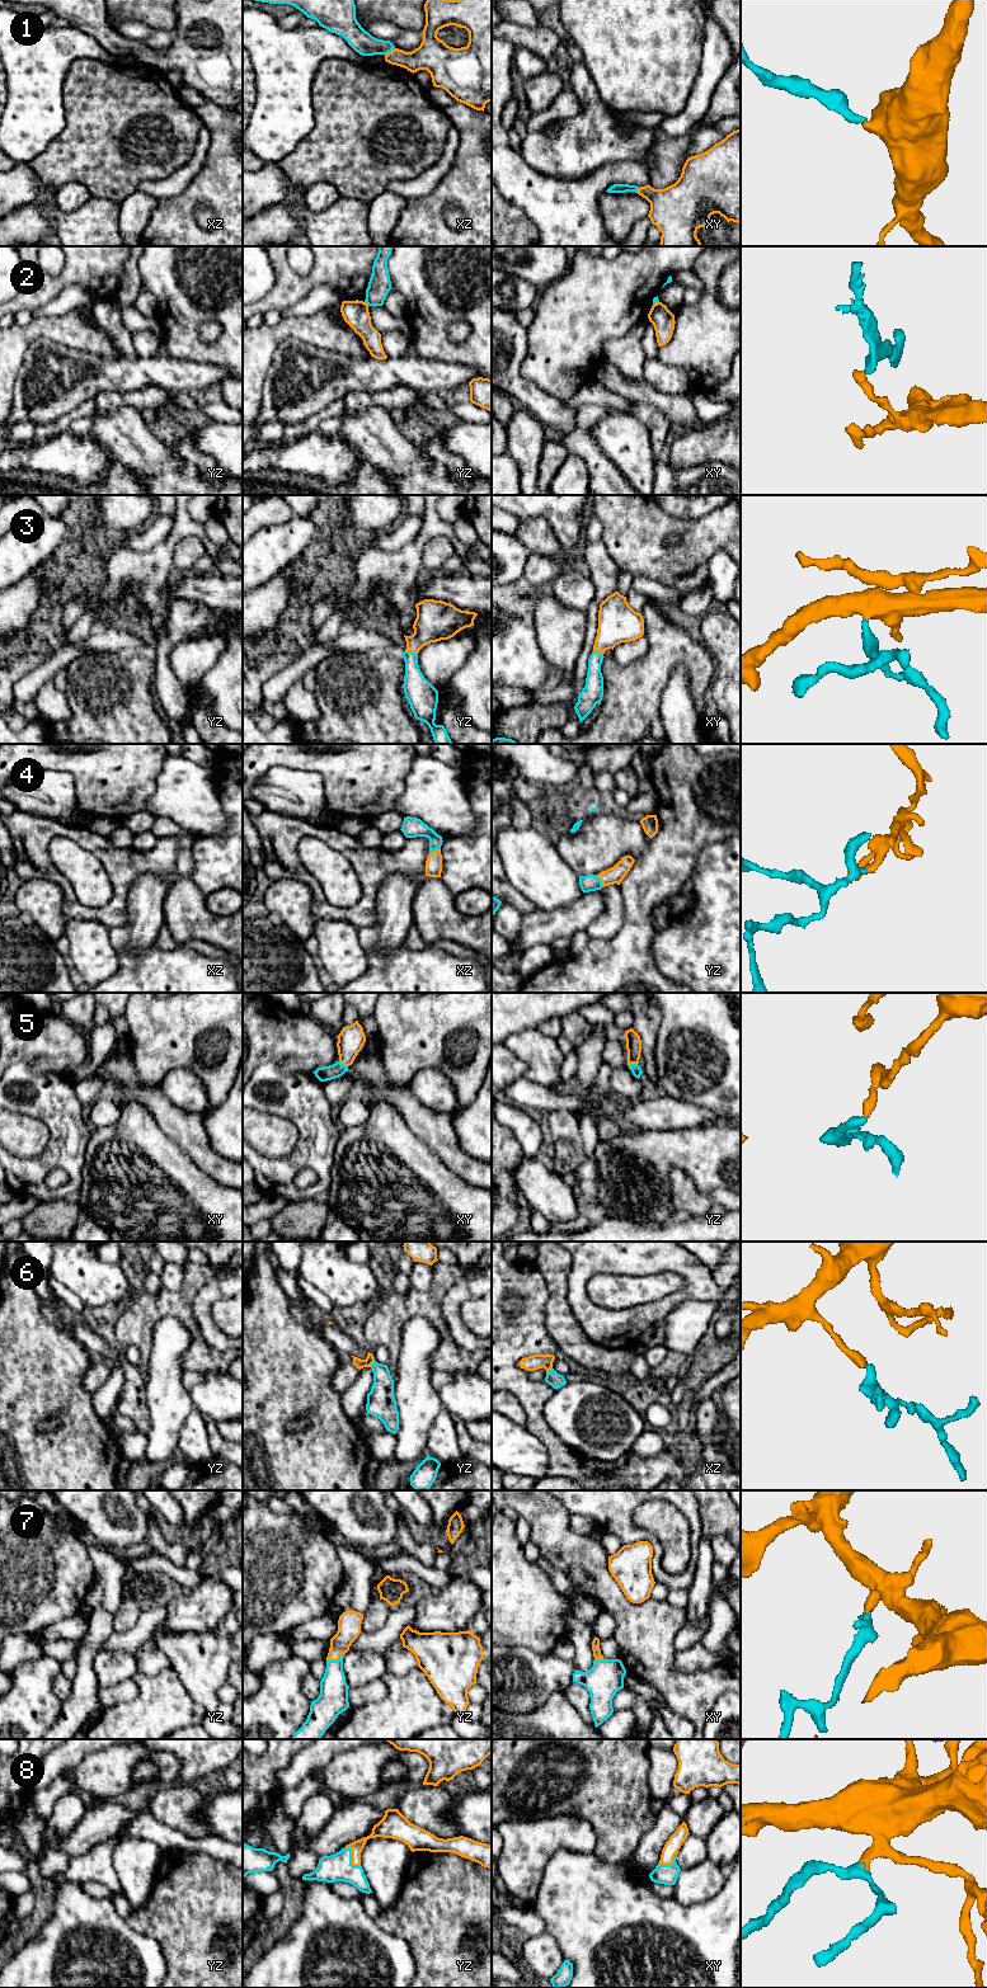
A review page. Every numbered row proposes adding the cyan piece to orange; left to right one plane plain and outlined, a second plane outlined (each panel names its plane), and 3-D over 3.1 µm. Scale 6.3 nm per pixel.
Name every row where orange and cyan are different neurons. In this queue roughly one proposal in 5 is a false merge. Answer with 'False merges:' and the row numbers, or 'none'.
False merges: 2

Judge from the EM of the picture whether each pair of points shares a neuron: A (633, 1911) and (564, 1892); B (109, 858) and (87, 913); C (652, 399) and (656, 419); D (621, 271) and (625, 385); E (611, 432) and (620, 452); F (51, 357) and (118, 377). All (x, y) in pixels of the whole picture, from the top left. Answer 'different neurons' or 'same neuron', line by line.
A: same neuron
B: same neuron
C: different neurons
D: different neurons
E: same neuron
F: same neuron

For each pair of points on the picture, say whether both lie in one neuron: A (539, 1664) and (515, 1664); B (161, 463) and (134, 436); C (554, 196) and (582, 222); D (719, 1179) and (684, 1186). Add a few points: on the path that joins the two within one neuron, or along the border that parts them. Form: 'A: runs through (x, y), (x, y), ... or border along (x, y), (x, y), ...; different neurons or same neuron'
A: runs through (532, 1664), (521, 1664); same neuron
B: runs through (155, 457), (140, 442); same neuron
C: runs through (560, 202), (576, 217); same neuron
D: border along (668, 1171), (680, 1168), (701, 1192), (719, 1190); different neurons

